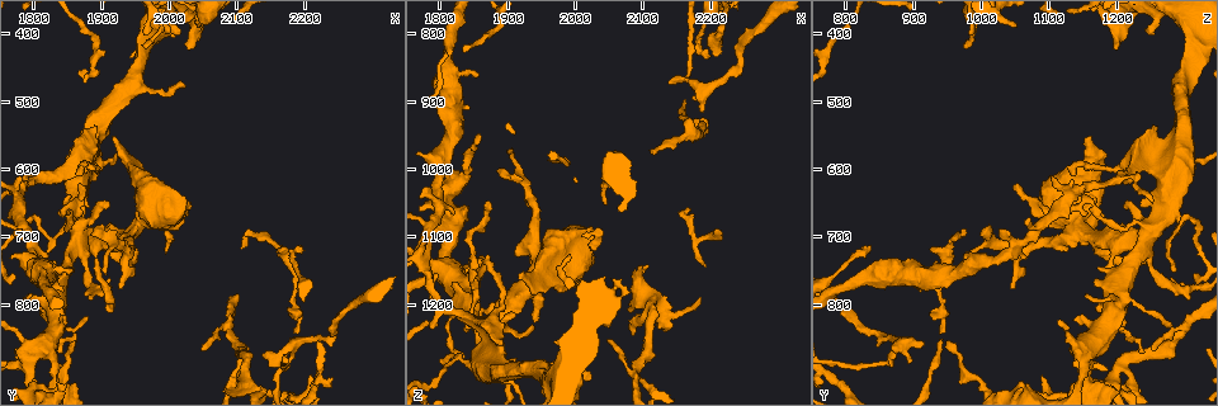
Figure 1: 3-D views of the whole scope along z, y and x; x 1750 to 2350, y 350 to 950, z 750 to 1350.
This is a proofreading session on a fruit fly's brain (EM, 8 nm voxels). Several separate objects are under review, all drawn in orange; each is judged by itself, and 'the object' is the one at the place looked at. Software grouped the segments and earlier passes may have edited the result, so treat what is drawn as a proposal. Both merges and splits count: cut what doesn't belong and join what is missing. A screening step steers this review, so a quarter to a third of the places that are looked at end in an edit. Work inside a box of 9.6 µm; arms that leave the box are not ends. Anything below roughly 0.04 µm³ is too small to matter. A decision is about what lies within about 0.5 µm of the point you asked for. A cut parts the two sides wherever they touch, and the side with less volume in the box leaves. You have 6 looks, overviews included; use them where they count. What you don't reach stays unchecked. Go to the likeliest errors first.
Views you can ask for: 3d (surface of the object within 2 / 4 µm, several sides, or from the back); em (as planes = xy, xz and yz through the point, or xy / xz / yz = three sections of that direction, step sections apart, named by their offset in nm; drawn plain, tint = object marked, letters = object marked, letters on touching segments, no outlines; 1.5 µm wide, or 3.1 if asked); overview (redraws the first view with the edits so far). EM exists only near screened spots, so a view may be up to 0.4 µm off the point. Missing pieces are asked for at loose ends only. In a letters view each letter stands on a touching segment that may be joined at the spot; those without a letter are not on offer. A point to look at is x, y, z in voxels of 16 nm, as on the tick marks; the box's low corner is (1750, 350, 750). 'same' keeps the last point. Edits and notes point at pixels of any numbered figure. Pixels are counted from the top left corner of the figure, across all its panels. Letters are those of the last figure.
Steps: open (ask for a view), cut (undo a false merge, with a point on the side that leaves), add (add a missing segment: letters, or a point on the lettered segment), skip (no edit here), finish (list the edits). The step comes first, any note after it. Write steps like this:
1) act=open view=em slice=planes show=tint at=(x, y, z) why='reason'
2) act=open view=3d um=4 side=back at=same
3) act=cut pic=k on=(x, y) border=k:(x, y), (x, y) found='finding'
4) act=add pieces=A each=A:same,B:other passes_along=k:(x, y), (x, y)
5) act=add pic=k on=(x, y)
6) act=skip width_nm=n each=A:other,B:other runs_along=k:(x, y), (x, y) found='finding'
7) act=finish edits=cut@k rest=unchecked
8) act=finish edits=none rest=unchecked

act=open view=em slice=yz step=8 show=letters at=(2025, 475, 1310) why='branch stops here'

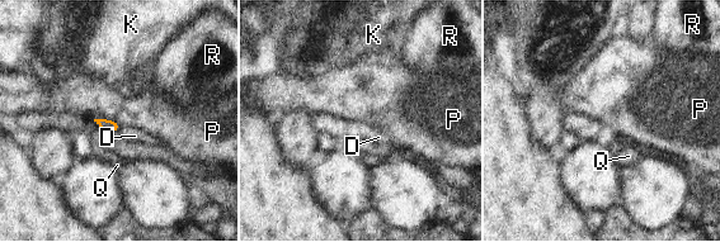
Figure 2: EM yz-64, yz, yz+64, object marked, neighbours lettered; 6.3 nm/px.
act=skip each=D:other,K:other,P:other,Q:other,R:other border=2:(94, 118), (106, 118), (121, 126) found='none of them fits'

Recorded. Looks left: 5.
act=open view=em slice=planes show=letters at=(1910, 810, 1170) why='free end'

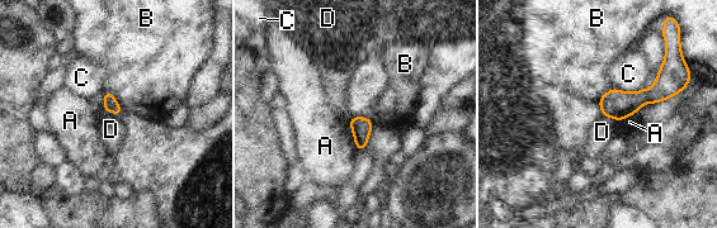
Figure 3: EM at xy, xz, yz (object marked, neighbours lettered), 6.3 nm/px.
act=skip each=A:other,B:other,C:other,D:other border=3:(603, 114), (618, 122) found='no lettered segment goes on from it'

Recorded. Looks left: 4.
act=open view=3d um=2 at=(2165, 885, 855)

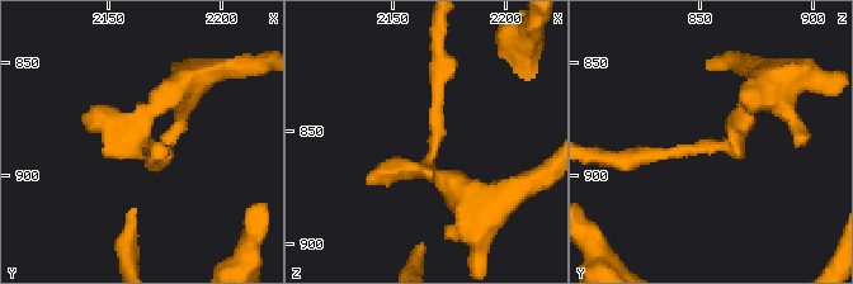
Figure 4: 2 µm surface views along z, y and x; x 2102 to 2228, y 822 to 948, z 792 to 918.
act=open view=em slice=yz step=4 show=letters at=(2169, 885, 858) why='shape alone is not enough'

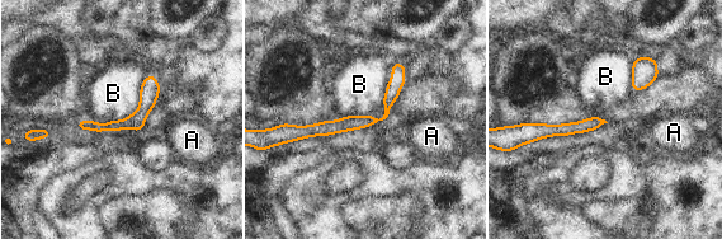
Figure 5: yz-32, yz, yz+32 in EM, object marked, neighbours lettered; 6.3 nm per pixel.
act=skip width_nm=80 each=A:other,B:other runs_along=5:(401, 68), (381, 118), (291, 132) found='all the same neuron'

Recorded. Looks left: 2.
act=finish edits=none rest=unchecked

